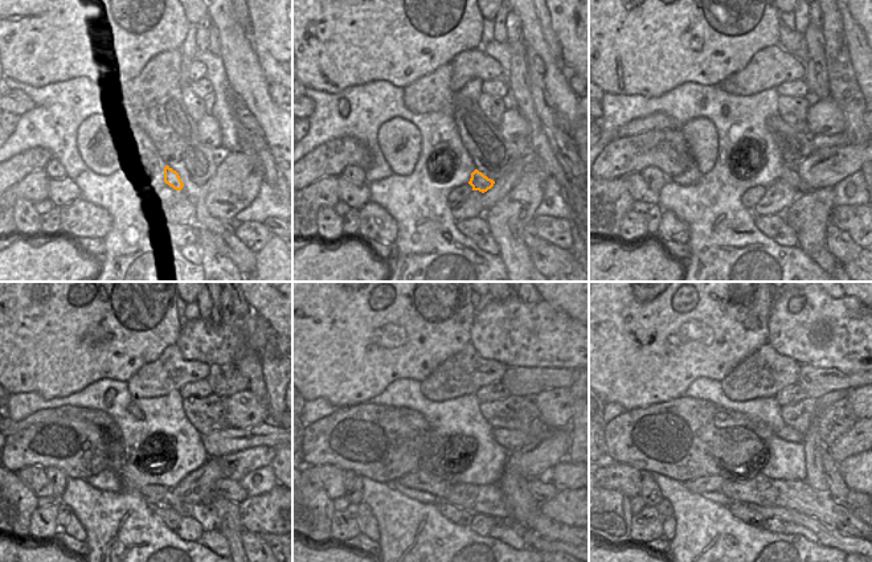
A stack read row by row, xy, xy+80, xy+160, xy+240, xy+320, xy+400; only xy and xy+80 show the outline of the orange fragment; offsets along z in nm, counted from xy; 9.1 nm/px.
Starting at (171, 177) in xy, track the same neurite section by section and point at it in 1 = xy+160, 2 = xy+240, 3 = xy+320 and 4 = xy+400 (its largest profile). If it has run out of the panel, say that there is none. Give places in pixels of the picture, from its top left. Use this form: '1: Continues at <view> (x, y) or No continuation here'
1: Continues at xy+160 (791, 177)
2: Continues at xy+240 (233, 491)
3: Continues at xy+320 (541, 492)
4: Continues at xy+400 (854, 499).

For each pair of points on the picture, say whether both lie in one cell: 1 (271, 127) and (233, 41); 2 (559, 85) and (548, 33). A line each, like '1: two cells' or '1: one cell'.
1: one cell
2: two cells

